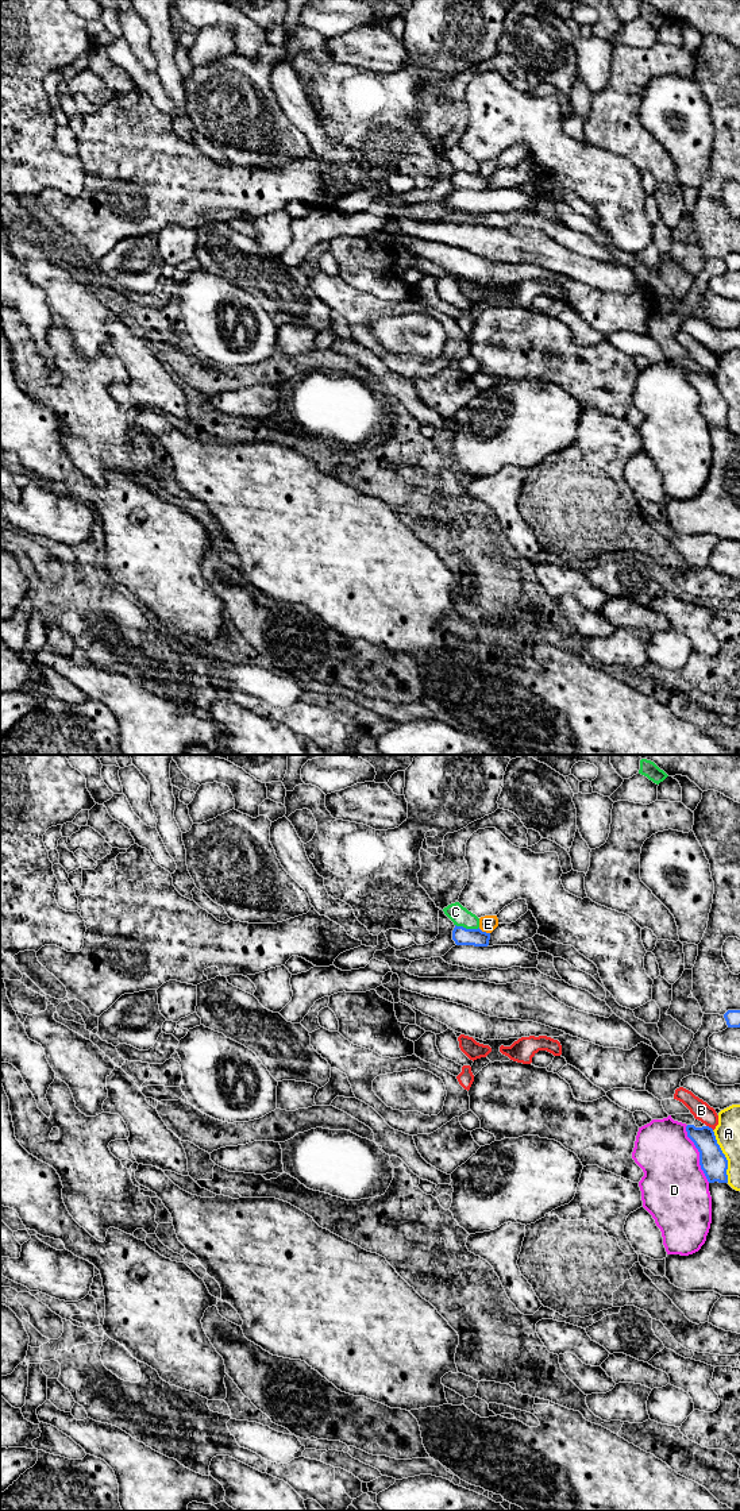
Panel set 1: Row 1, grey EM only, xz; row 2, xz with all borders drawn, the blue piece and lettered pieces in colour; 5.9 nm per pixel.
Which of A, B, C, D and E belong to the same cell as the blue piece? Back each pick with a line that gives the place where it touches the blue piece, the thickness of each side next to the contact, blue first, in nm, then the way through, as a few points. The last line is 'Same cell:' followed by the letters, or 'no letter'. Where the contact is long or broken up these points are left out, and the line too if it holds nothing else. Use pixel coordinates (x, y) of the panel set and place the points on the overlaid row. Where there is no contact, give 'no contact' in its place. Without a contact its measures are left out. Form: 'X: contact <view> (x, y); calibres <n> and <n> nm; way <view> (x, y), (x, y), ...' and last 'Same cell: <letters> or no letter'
Same cell: no letter

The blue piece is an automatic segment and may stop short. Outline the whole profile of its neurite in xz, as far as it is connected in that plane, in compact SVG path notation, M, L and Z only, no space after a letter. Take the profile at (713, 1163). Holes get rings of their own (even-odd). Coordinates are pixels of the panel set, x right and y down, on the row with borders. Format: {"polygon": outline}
{"polygon": "M686 1126L687 1137L699 1152L699 1165L709 1183L728 1183L728 1160L717 1144L714 1132L709 1126Z"}

